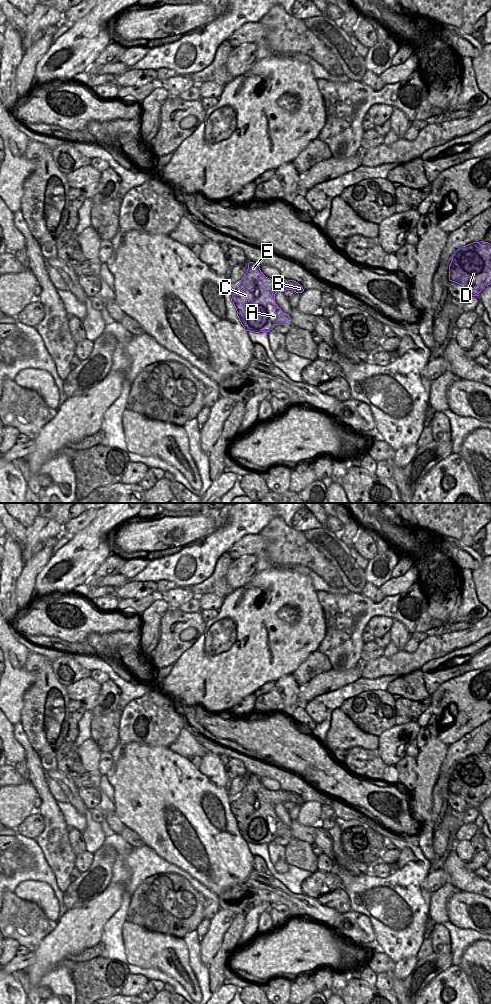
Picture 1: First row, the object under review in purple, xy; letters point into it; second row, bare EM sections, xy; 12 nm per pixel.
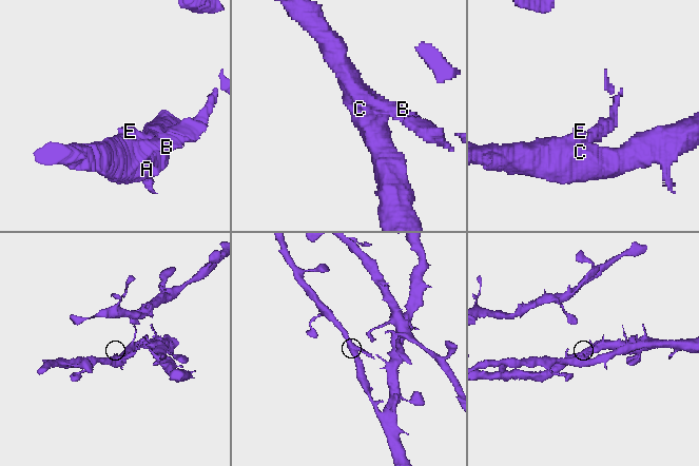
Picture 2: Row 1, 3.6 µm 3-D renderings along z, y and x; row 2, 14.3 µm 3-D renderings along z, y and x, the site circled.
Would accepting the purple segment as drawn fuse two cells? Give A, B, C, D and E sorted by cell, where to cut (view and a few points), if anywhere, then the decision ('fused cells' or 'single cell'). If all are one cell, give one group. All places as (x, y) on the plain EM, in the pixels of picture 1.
A B C D E; no cut; single cell

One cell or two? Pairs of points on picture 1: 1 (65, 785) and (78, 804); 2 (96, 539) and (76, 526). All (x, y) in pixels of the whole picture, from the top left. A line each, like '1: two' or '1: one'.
1: one
2: two

